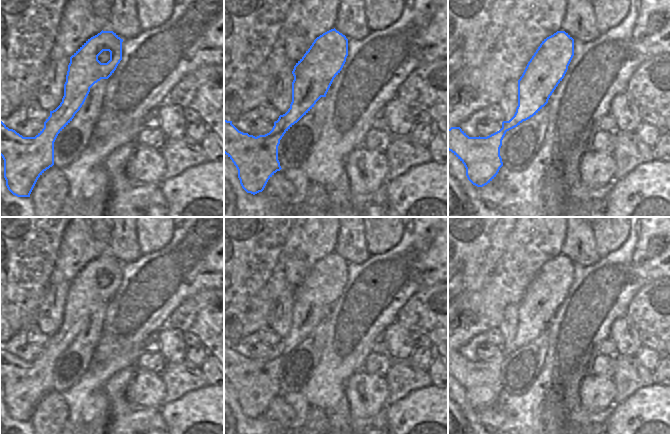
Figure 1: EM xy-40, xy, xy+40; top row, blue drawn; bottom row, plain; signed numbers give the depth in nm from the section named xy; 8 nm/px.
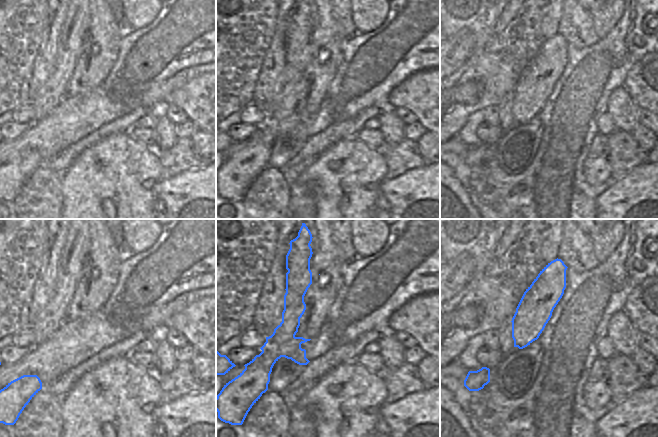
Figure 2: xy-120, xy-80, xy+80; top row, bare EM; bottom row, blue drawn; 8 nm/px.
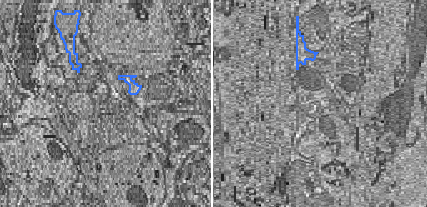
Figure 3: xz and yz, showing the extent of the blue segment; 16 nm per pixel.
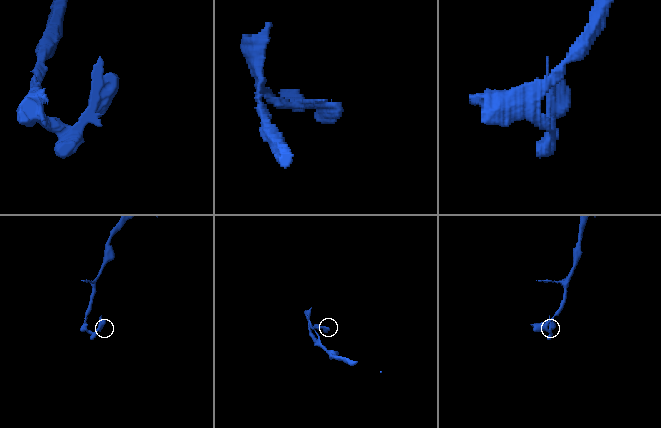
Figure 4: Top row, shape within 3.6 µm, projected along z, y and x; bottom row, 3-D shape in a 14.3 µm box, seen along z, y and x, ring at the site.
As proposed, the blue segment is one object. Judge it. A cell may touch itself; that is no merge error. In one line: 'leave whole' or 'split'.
split

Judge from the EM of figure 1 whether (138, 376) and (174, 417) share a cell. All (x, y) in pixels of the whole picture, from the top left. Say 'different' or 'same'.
different

